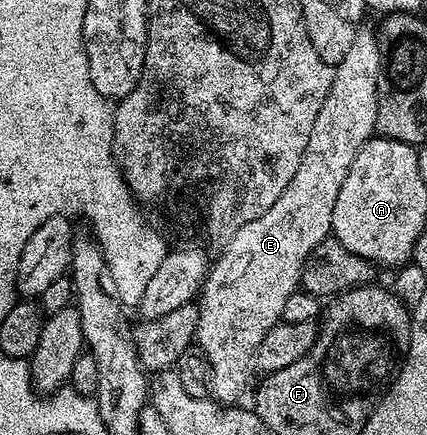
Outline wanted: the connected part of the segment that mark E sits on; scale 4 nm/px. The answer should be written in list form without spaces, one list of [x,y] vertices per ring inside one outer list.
[[[362,25],[356,27],[354,42],[346,52],[346,57],[335,64],[332,73],[332,84],[326,101],[322,101],[322,109],[318,109],[318,118],[314,120],[314,133],[310,133],[310,141],[306,144],[306,153],[298,165],[298,173],[294,173],[294,181],[286,185],[282,197],[262,213],[254,221],[242,225],[225,243],[224,252],[211,264],[208,278],[200,289],[198,296],[198,329],[195,342],[204,356],[210,361],[212,370],[211,398],[221,405],[232,405],[248,387],[248,374],[253,374],[254,360],[258,345],[262,345],[262,337],[274,329],[274,325],[282,320],[282,309],[286,300],[301,286],[300,278],[305,278],[306,268],[312,258],[312,250],[323,239],[332,234],[332,218],[334,217],[334,201],[338,201],[338,189],[342,189],[342,181],[346,181],[346,173],[350,173],[350,165],[354,157],[362,149],[362,145],[373,138],[378,113],[378,73],[380,72],[380,41],[375,30]]]

